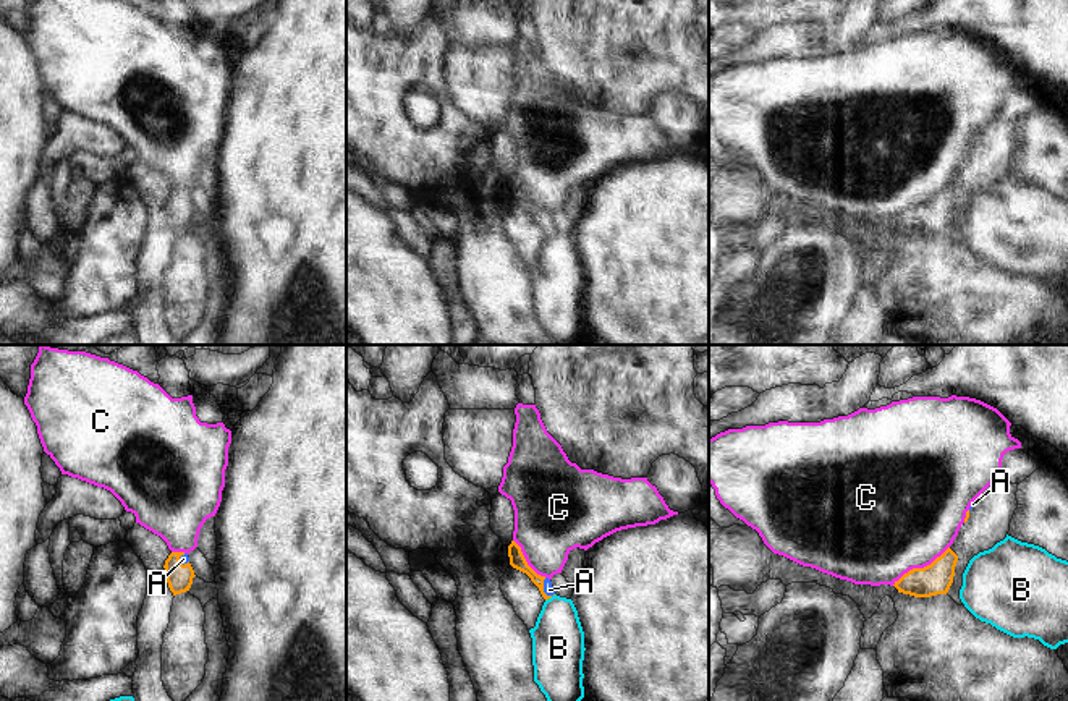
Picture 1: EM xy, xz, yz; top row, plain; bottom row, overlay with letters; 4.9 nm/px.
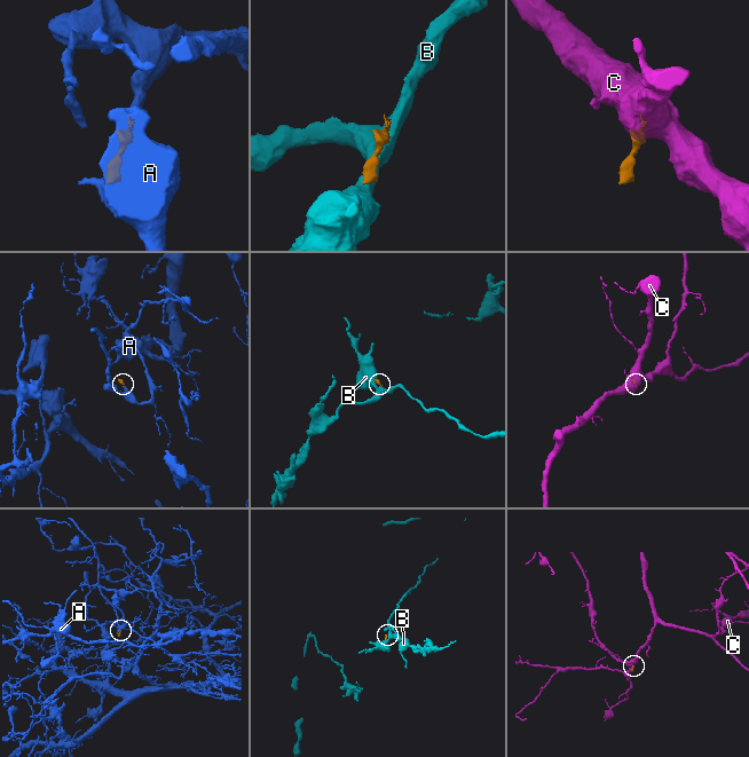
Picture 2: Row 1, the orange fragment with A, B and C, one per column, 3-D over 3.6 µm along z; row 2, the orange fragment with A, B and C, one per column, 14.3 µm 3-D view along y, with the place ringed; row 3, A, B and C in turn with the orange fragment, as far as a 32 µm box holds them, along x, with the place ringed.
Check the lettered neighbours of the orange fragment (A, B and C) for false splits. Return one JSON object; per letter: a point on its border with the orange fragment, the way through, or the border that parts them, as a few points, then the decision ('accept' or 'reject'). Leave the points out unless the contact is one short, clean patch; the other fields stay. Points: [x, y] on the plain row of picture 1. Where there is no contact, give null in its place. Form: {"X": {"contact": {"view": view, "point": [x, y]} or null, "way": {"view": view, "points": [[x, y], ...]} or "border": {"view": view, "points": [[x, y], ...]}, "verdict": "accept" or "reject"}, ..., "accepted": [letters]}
{"A": {"contact": {"view": "xz", "point": [542, 225]}, "way": {"view": "xz", "points": [[517, 196], [542, 225], [549, 227]]}, "verdict": "accept"}, "B": {"contact": {"view": "xz", "point": [550, 233]}, "border": {"view": "xz", "points": [[555, 232], [546, 238]]}, "verdict": "reject"}, "C": {"contact": {"view": "yz", "point": [919, 206]}, "verdict": "reject"}, "accepted": ["A"]}

